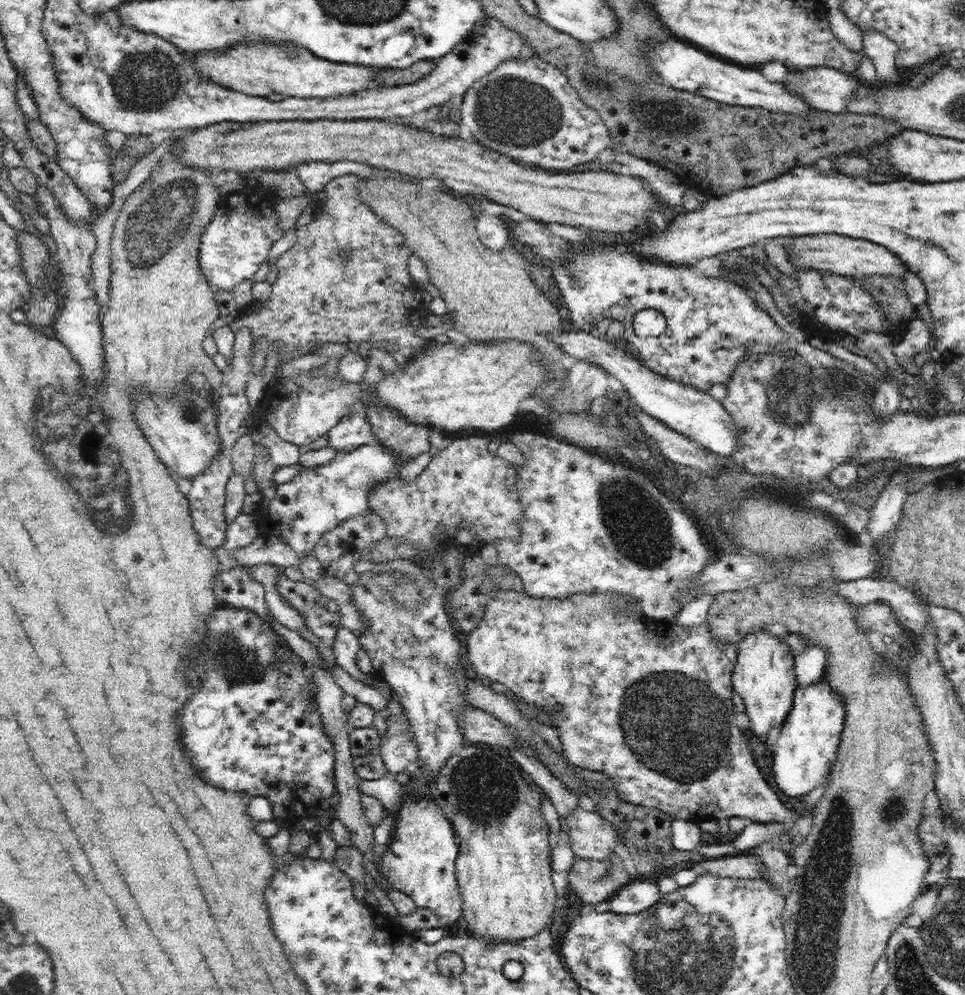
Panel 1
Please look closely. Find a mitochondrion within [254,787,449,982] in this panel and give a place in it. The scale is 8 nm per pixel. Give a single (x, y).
(307, 955)

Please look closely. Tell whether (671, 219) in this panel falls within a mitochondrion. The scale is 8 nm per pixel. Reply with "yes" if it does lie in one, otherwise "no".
no

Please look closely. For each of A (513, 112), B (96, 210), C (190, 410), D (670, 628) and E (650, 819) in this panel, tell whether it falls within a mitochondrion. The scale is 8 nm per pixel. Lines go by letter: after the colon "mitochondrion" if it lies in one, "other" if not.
A: mitochondrion
B: other
C: mitochondrion
D: other
E: other

